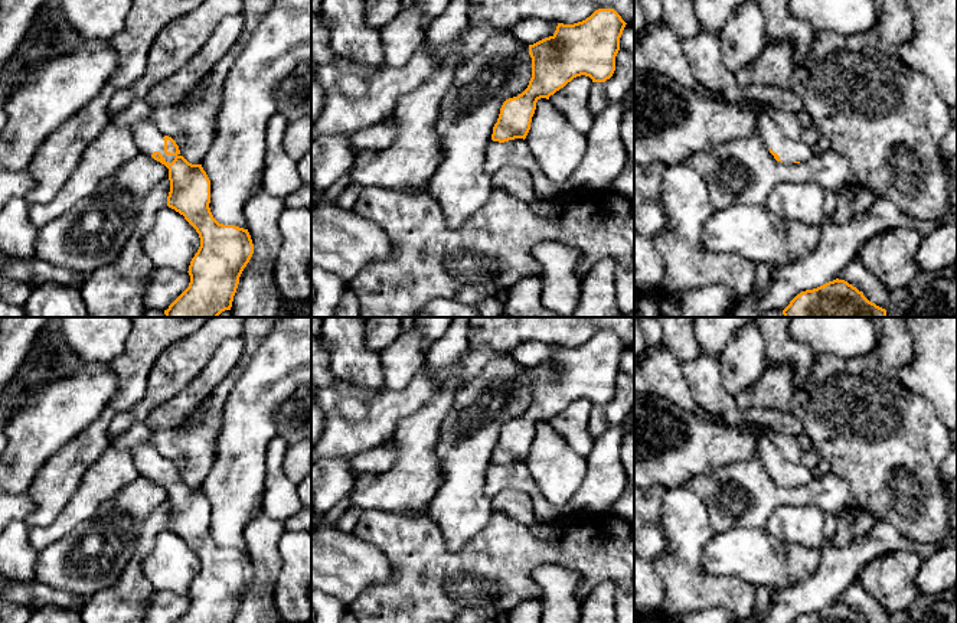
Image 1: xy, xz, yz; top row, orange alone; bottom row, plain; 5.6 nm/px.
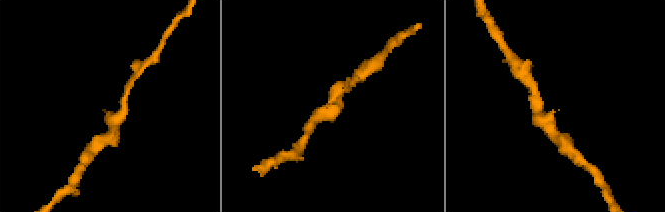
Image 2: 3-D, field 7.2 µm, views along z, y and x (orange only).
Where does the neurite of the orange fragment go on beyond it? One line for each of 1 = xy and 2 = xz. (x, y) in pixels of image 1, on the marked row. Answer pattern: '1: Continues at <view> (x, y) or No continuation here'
1: Continues at xy (136, 116)
2: No continuation here

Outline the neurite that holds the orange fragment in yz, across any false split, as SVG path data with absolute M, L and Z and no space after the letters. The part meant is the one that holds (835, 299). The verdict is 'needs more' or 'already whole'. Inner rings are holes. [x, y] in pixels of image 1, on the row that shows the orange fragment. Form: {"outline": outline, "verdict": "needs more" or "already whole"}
{"outline": "M833 280L797 294L783 310L784 317L886 317L886 310L869 301L845 280Z", "verdict": "already whole"}

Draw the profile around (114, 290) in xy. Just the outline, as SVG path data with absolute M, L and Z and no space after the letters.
M169 176L143 200L135 229L121 254L111 264L88 274L81 287L86 317L144 317L144 293L153 262L141 249L141 238L151 229L157 212L167 206Z

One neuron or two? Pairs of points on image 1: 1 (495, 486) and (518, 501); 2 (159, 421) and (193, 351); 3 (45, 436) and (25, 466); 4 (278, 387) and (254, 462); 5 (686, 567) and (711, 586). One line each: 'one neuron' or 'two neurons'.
1: two neurons
2: two neurons
3: one neuron
4: one neuron
5: one neuron

